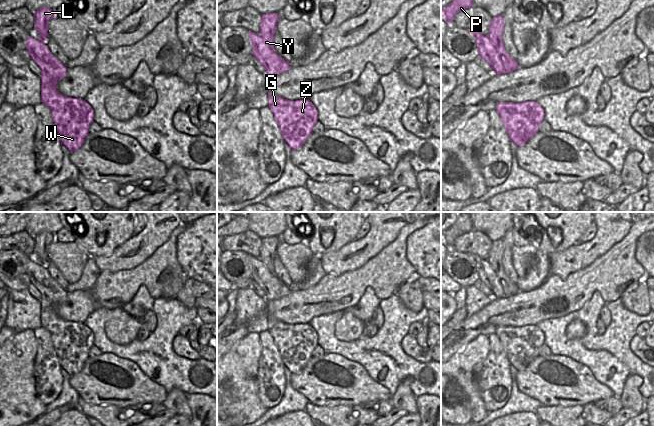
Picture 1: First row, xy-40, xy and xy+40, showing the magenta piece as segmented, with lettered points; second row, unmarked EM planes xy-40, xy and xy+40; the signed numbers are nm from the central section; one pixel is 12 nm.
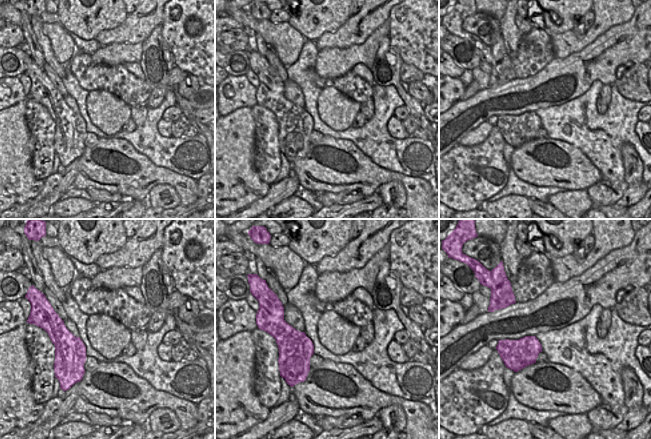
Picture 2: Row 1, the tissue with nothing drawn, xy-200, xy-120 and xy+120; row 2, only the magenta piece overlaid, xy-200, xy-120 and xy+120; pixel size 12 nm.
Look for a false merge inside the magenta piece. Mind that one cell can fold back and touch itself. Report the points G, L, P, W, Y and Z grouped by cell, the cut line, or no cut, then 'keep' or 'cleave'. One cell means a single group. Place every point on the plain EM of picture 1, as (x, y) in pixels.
G P W Y Z / L | xy+40 (486, 259), (502, 284) | cleave

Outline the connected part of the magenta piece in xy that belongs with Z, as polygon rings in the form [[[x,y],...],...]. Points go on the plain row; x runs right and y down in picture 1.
[[[268,316],[269,332],[292,374],[299,374],[318,346],[318,335],[309,323],[290,325]]]

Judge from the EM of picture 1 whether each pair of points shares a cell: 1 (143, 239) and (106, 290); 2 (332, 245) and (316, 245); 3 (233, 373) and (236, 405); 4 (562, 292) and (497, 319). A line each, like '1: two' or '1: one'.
1: two
2: one
3: one
4: one

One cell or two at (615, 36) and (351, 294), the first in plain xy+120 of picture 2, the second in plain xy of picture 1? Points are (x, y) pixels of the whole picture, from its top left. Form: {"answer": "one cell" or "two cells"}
{"answer": "one cell"}

